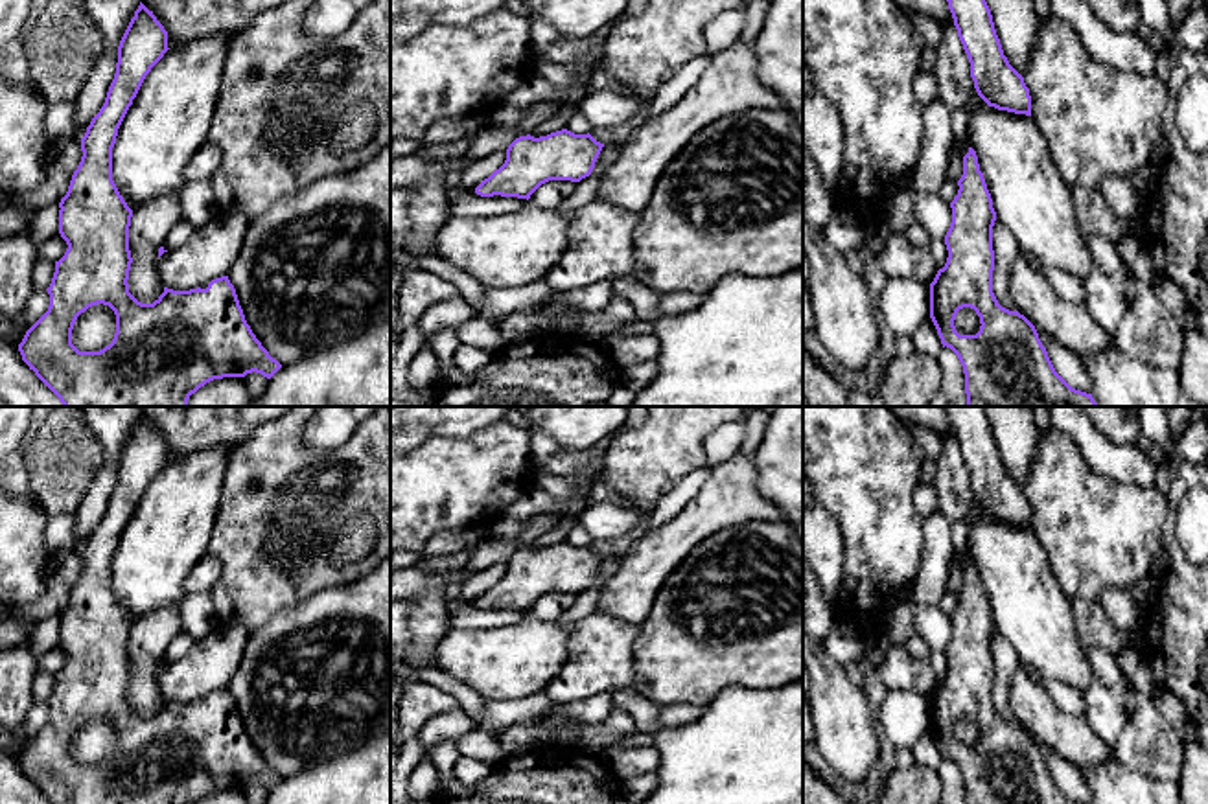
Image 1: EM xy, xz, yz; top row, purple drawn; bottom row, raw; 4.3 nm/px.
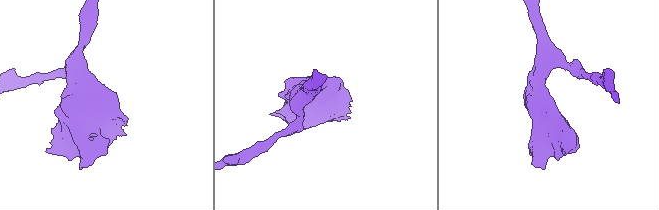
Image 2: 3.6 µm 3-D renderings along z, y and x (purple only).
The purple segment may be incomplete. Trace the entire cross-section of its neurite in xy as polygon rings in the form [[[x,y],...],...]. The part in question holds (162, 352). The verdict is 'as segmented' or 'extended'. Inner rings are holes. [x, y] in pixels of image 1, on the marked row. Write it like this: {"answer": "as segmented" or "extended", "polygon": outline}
{"answer": "as segmented", "polygon": [[[140,2],[120,40],[116,74],[105,103],[81,138],[81,162],[59,202],[59,234],[68,248],[55,261],[46,289],[48,311],[26,331],[18,351],[64,407],[188,407],[190,396],[214,379],[245,377],[252,372],[271,379],[282,368],[247,324],[228,276],[212,280],[206,289],[164,287],[153,304],[142,304],[129,293],[133,210],[112,180],[112,147],[145,75],[168,50],[168,31]],[[98,304],[109,305],[116,315],[114,339],[99,351],[79,351],[72,344],[74,324]]]}

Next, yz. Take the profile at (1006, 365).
{"answer": "as segmented", "polygon": [[[969,147],[969,153],[963,156],[963,175],[958,180],[958,186],[958,195],[950,202],[952,223],[945,235],[948,258],[945,267],[937,270],[934,281],[930,283],[930,318],[937,329],[943,348],[950,348],[963,366],[967,407],[1098,407],[1092,394],[1072,388],[1055,372],[1035,326],[1018,311],[1002,307],[993,293],[993,226],[996,212],[972,147]],[[963,307],[974,309],[980,316],[982,326],[976,335],[959,335],[956,331],[954,320],[958,311]]]}

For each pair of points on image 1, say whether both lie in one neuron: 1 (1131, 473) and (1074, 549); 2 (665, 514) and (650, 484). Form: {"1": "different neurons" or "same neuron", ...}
{"1": "different neurons", "2": "different neurons"}

